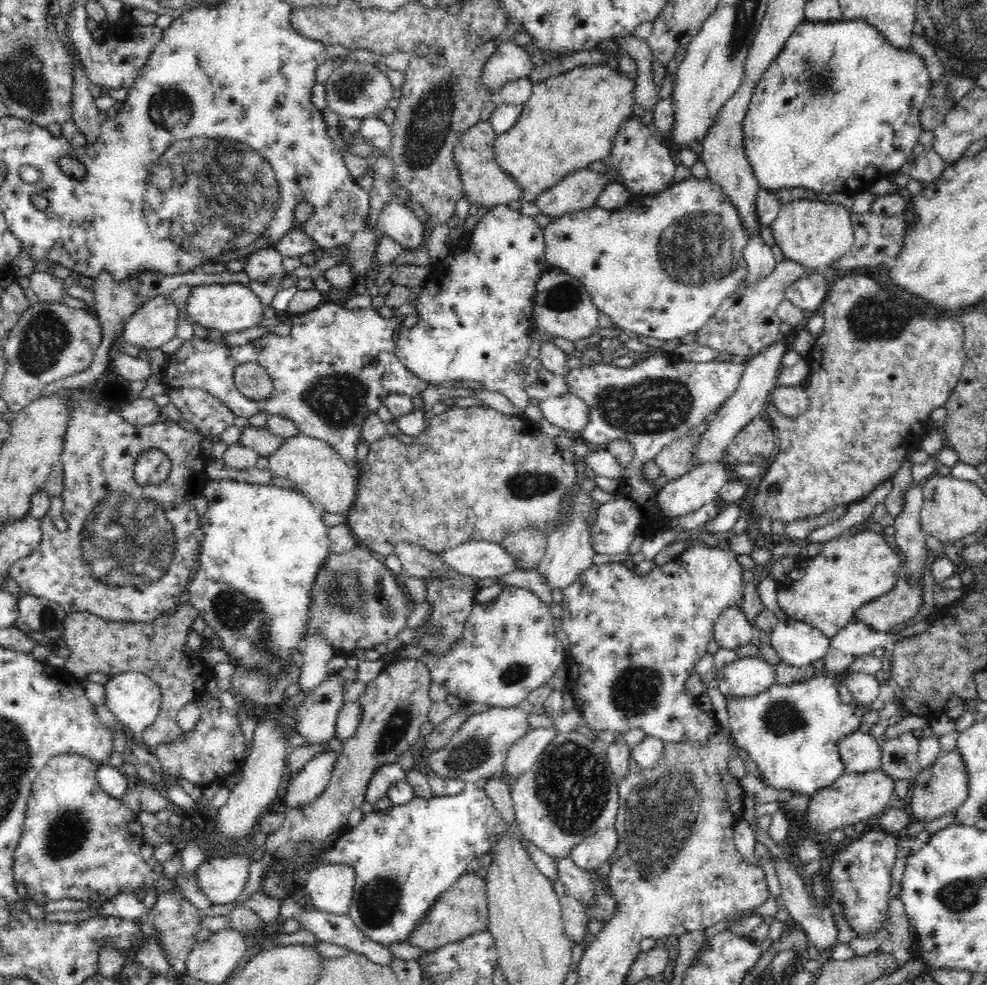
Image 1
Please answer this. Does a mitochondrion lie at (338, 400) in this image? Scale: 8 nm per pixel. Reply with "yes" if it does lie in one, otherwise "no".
yes

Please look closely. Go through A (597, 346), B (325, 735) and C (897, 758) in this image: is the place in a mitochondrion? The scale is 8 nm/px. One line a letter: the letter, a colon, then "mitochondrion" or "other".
A: other
B: other
C: mitochondrion

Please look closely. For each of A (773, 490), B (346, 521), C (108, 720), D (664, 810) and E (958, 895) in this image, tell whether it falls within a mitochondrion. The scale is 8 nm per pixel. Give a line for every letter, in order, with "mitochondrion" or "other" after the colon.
A: mitochondrion
B: other
C: other
D: mitochondrion
E: mitochondrion

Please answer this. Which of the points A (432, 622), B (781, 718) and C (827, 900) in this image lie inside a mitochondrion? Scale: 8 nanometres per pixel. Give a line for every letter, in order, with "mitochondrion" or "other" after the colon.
A: other
B: mitochondrion
C: other

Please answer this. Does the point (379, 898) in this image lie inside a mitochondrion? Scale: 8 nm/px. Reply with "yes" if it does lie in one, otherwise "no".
yes

